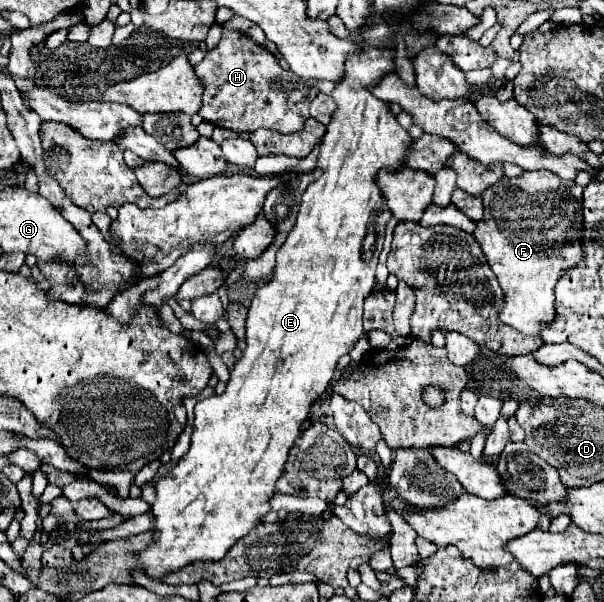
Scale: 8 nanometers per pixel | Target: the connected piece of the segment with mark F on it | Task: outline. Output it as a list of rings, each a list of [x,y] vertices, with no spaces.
[[[527,171],[515,179],[503,177],[497,185],[491,185],[481,193],[485,215],[475,223],[473,237],[479,241],[489,267],[493,269],[503,295],[505,305],[499,313],[499,319],[513,329],[529,335],[537,335],[541,329],[541,321],[549,323],[555,315],[555,283],[565,273],[567,267],[577,265],[583,259],[583,247],[579,241],[579,233],[583,229],[583,205],[577,199],[577,183],[563,181],[549,171]]]

